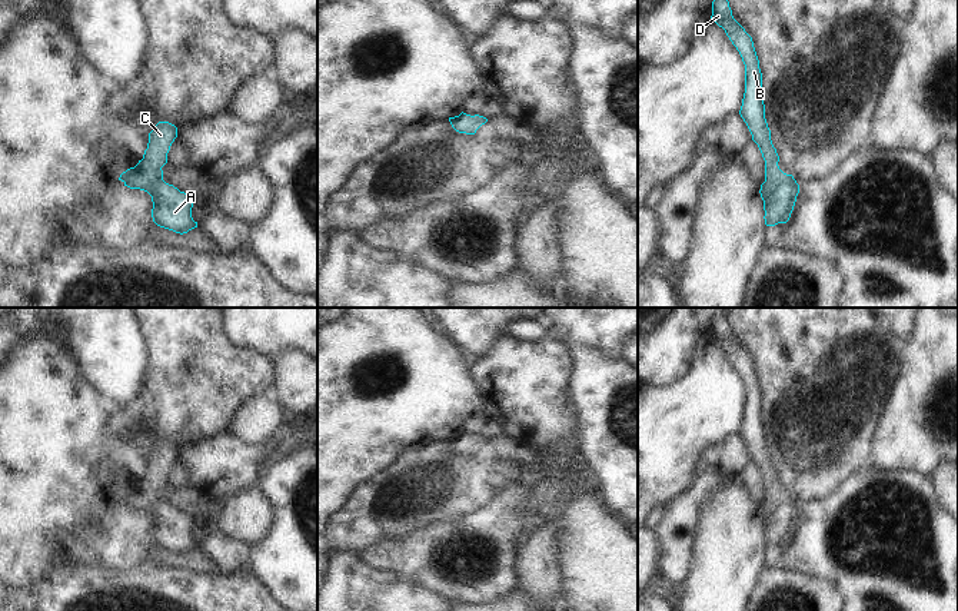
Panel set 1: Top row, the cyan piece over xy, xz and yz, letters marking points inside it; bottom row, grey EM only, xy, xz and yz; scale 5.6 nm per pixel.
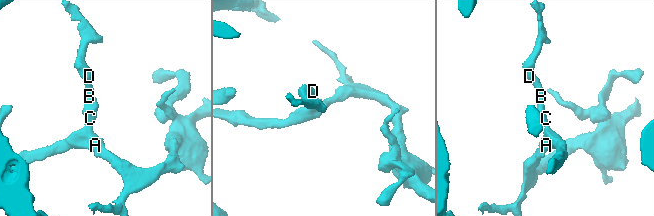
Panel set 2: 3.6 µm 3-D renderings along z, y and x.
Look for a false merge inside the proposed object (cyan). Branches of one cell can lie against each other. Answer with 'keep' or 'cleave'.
keep

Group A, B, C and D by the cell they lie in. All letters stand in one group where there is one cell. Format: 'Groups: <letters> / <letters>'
Groups: A B C D

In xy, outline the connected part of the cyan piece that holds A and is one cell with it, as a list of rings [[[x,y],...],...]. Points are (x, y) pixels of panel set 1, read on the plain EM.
[[[159,442],[149,454],[143,479],[134,488],[123,492],[119,501],[130,509],[140,509],[152,517],[152,538],[157,547],[183,555],[197,548],[197,542],[192,538],[196,518],[166,504],[162,491],[176,458],[177,448],[174,445]]]

